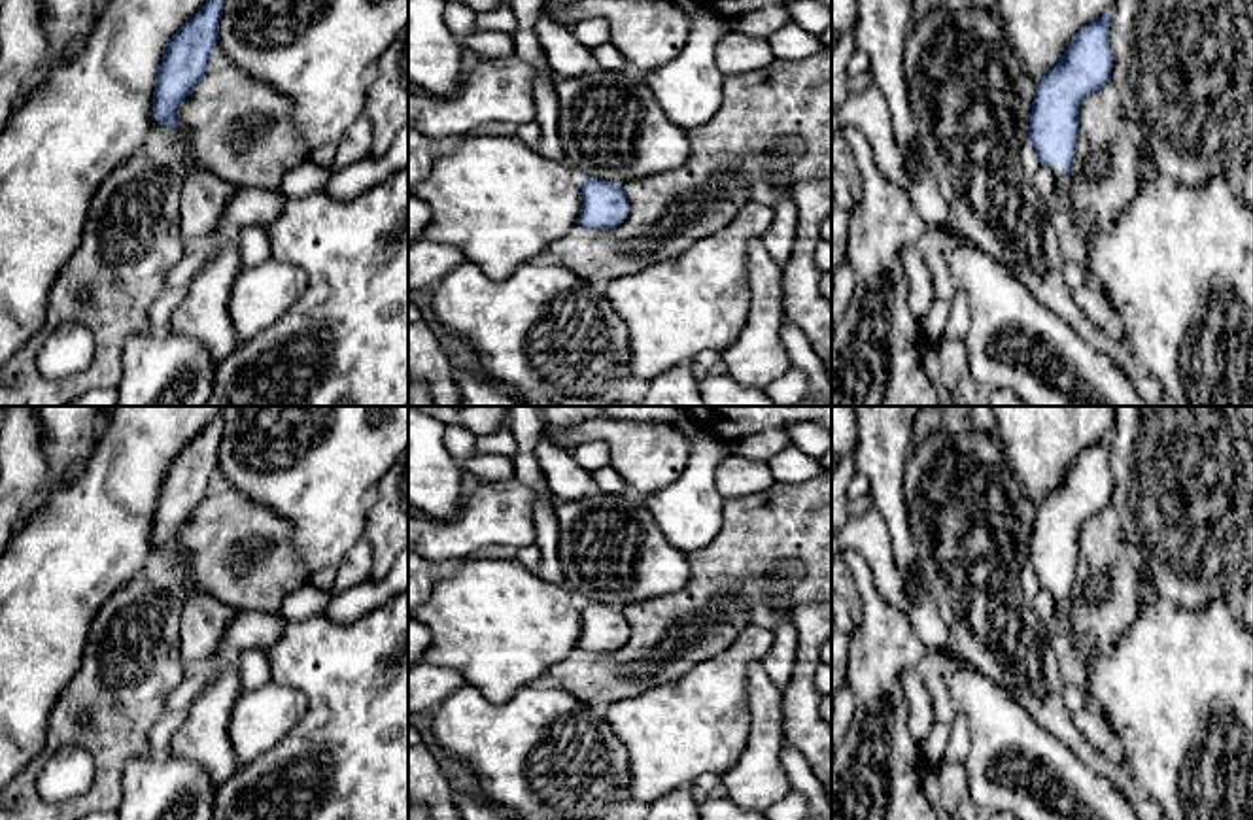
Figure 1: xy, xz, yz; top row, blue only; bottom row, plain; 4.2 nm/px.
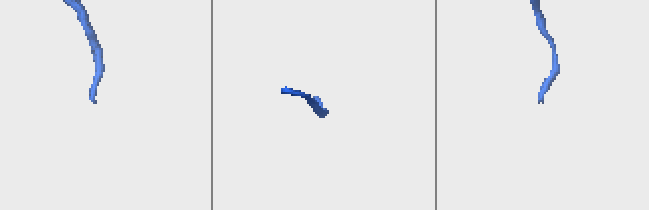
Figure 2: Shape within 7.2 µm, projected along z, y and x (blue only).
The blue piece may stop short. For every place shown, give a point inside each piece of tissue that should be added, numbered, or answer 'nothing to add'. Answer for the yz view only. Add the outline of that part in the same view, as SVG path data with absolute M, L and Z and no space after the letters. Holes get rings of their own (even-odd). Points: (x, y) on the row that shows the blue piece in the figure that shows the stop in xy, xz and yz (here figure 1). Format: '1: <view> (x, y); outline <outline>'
1: yz (1055, 169); outline M1051 162L1047 164L1047 168L1053 174L1056 187L1062 187L1064 183L1068 183L1068 176L1062 174L1060 162Z

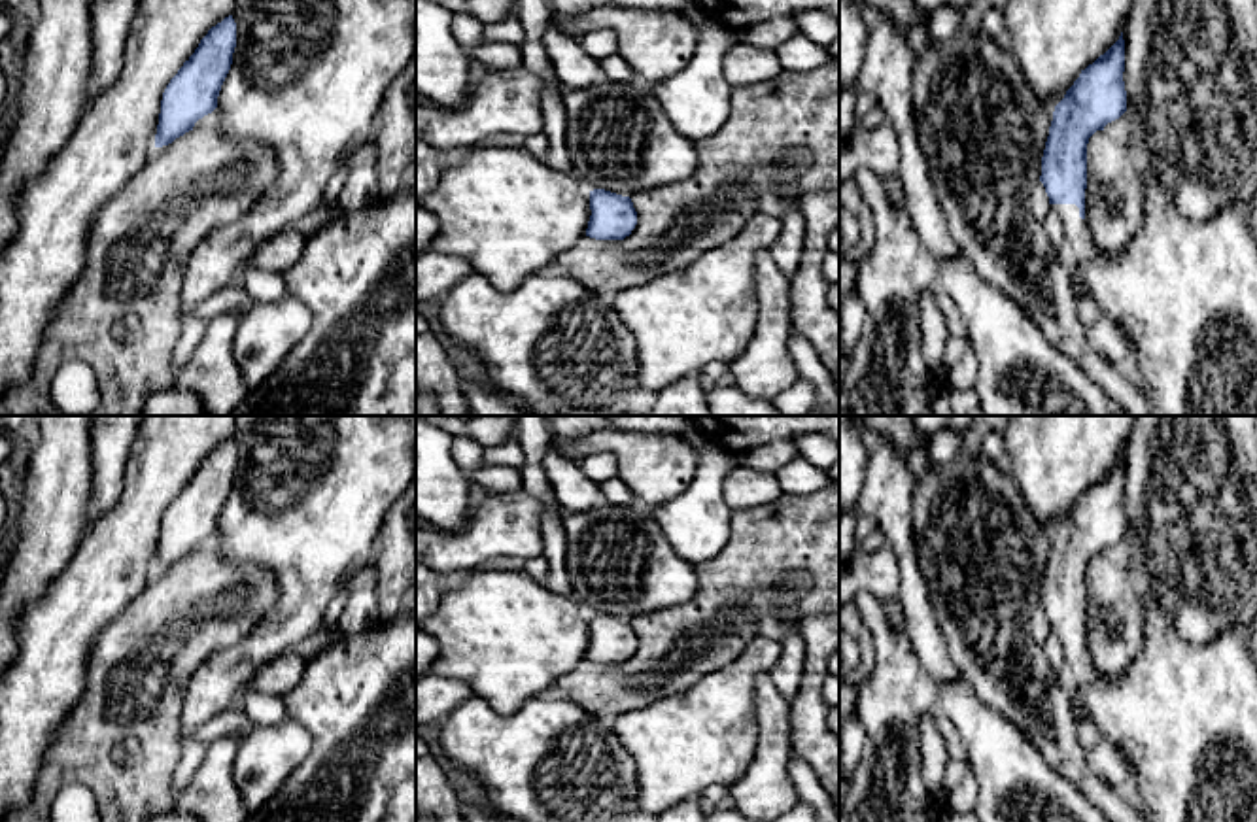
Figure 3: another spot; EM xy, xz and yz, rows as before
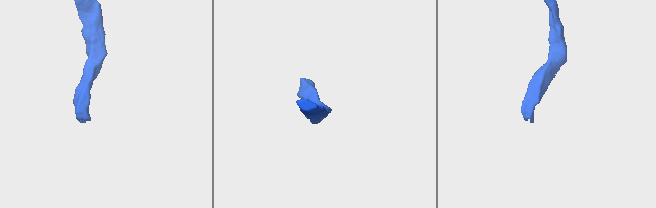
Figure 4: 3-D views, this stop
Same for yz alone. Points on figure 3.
1: yz (1186, 291); outline M1142 168L1142 178L1145 191L1142 225L1136 238L1115 257L1108 257L1096 248L1087 219L1079 217L1079 208L1076 204L1051 204L1051 210L1062 221L1064 236L1072 244L1072 272L1087 283L1089 293L1100 306L1102 314L1115 319L1125 329L1138 355L1142 387L1155 410L1162 416L1257 416L1257 242L1251 234L1249 223L1246 221L1244 208L1231 206L1215 214L1212 219L1193 221L1176 210L1172 193L1161 183L1155 172Z

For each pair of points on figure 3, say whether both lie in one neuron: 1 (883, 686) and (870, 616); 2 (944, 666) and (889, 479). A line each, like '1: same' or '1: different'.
1: same
2: same

